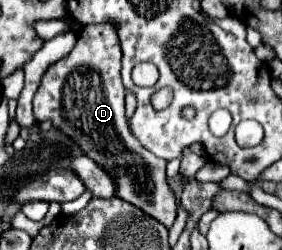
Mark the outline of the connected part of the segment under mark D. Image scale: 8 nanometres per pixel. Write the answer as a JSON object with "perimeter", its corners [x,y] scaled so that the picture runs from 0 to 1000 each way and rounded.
{"perimeter":[[[301,104],[273,136],[266,192],[181,256],[117,400],[124,480],[174,480],[188,512],[252,552],[309,632],[344,648],[415,744],[408,784],[500,832],[514,856],[606,904],[628,864],[628,800],[592,736],[578,632],[557,632],[465,544],[443,472],[443,352],[429,336],[429,168],[408,104]]]}

